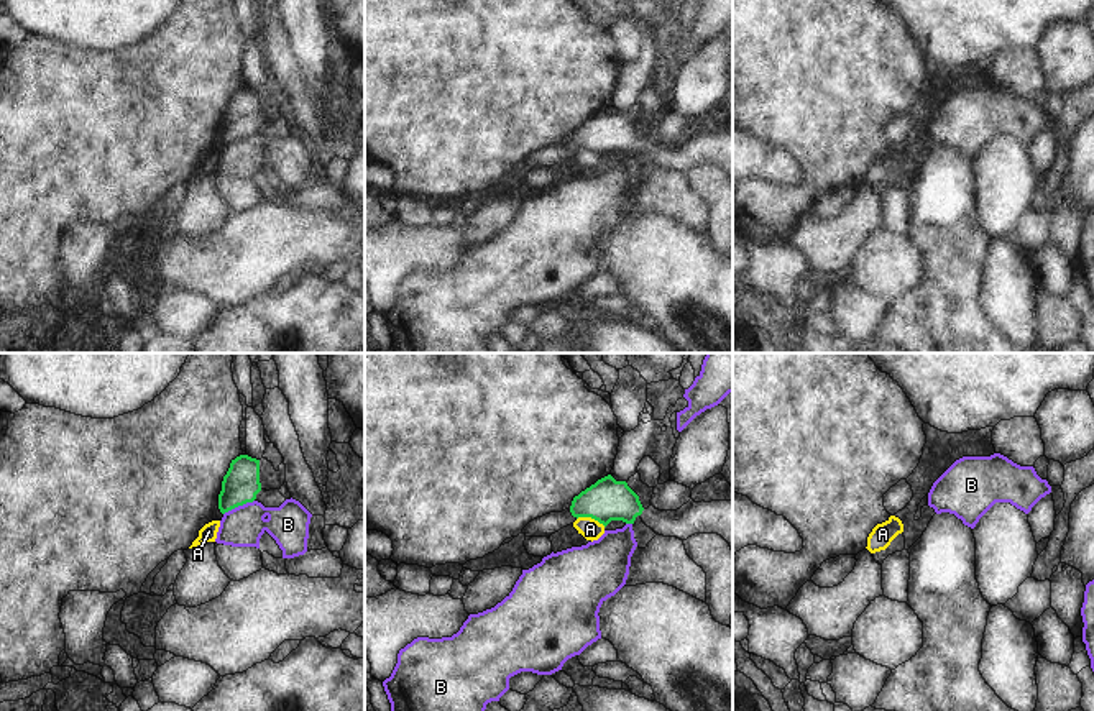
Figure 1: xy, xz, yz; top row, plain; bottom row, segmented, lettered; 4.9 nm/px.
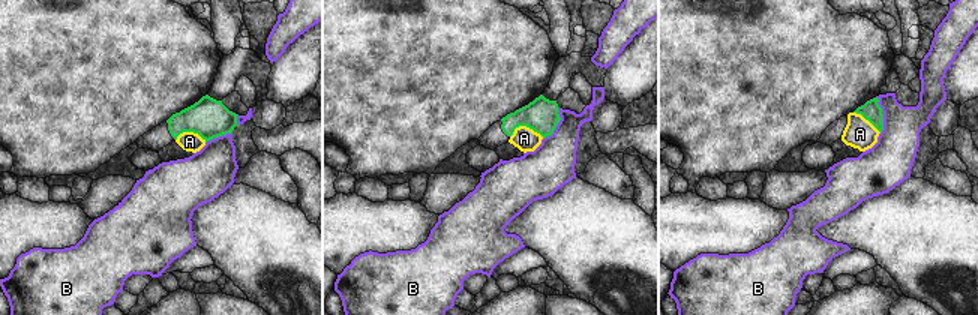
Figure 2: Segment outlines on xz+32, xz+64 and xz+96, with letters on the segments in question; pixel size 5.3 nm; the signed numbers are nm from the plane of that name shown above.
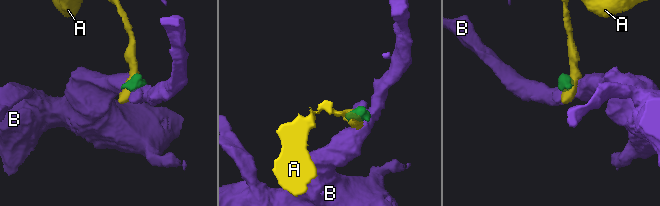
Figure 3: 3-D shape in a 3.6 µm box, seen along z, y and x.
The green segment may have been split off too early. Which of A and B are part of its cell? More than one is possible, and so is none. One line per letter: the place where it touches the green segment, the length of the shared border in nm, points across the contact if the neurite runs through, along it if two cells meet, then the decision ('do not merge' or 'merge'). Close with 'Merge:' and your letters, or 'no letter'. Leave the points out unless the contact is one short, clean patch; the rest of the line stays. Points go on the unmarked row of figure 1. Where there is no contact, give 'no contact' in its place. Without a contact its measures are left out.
A: contact xz (592, 150); length 150 nm; border xz (577, 150), (593, 150), (605, 158); do not merge
B: contact xy (239, 137); length 170 nm; border xy (253, 132), (224, 146); do not merge
Merge: no letter

